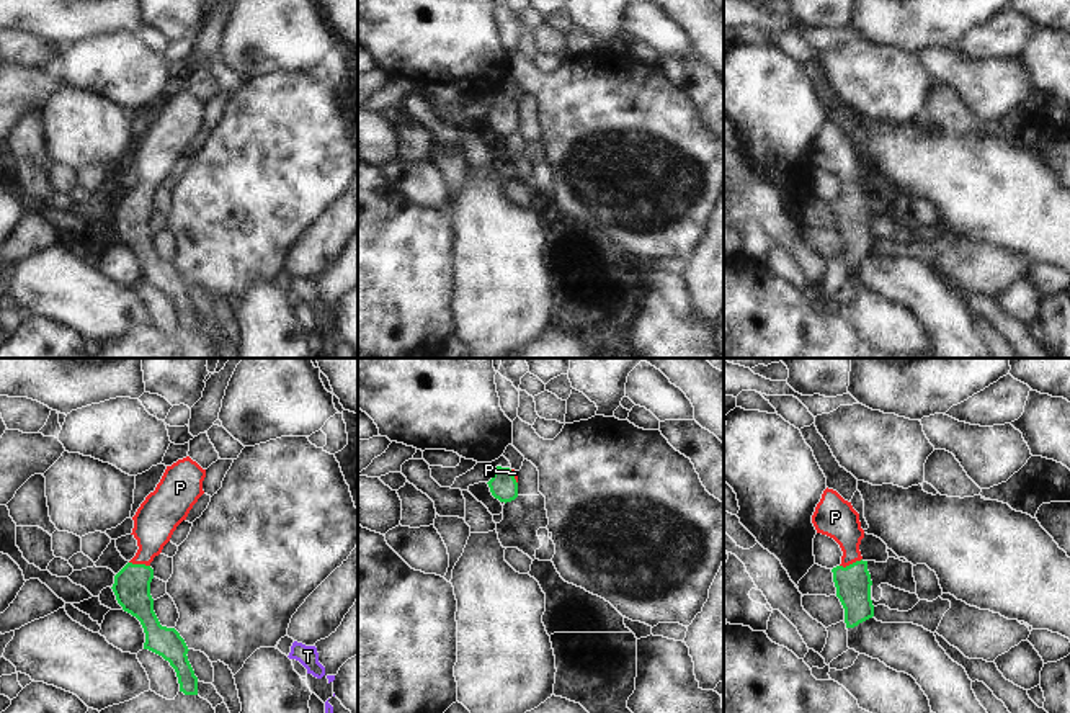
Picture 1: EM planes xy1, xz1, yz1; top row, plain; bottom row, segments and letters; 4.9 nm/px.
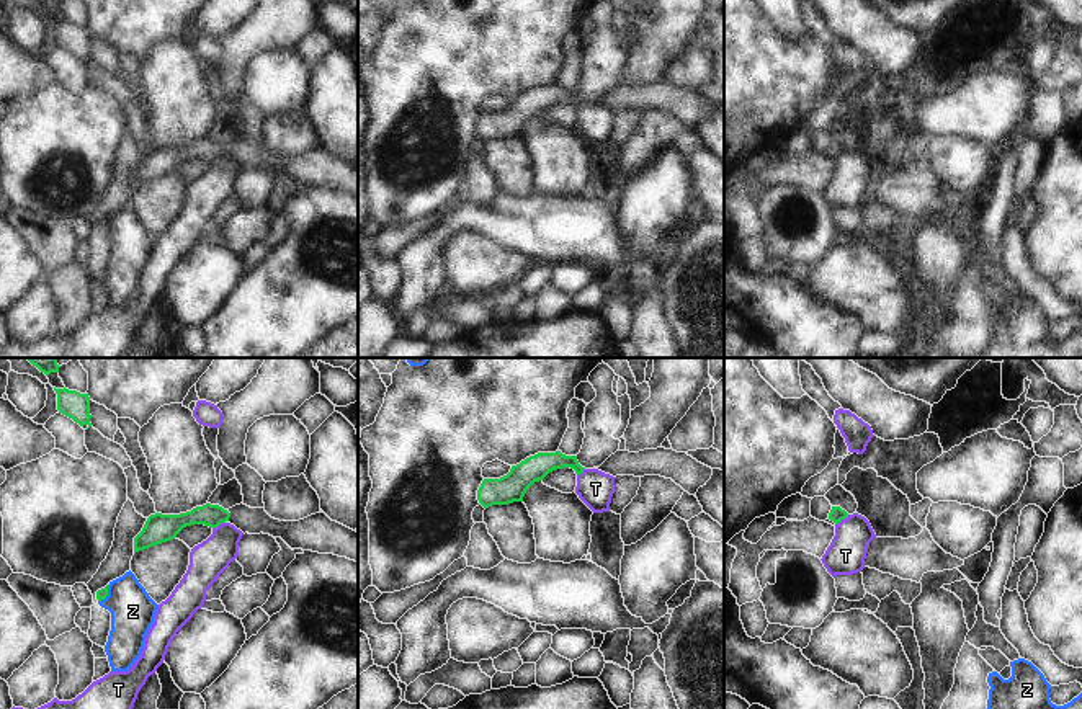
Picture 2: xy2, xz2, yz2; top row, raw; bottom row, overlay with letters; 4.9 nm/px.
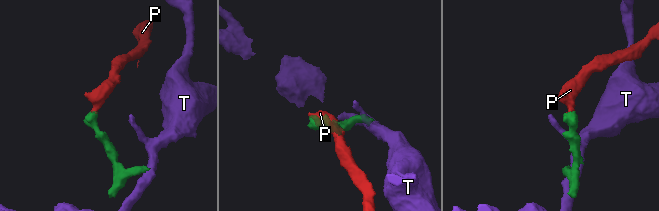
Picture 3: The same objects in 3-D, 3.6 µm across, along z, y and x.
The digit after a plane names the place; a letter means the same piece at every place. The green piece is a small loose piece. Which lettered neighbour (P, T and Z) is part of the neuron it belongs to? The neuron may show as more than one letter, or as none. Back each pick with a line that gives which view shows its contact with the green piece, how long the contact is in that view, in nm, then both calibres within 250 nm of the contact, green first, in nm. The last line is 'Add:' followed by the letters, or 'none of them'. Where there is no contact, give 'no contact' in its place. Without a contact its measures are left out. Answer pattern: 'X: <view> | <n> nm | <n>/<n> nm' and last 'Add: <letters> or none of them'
P: yz1 | 120 nm | 180/200 nm
Add: P

